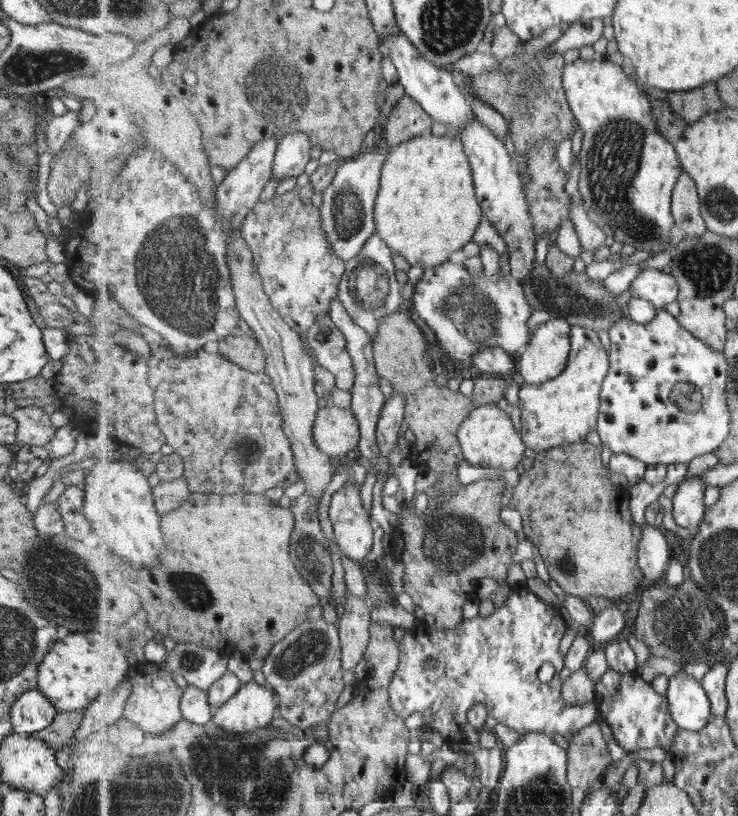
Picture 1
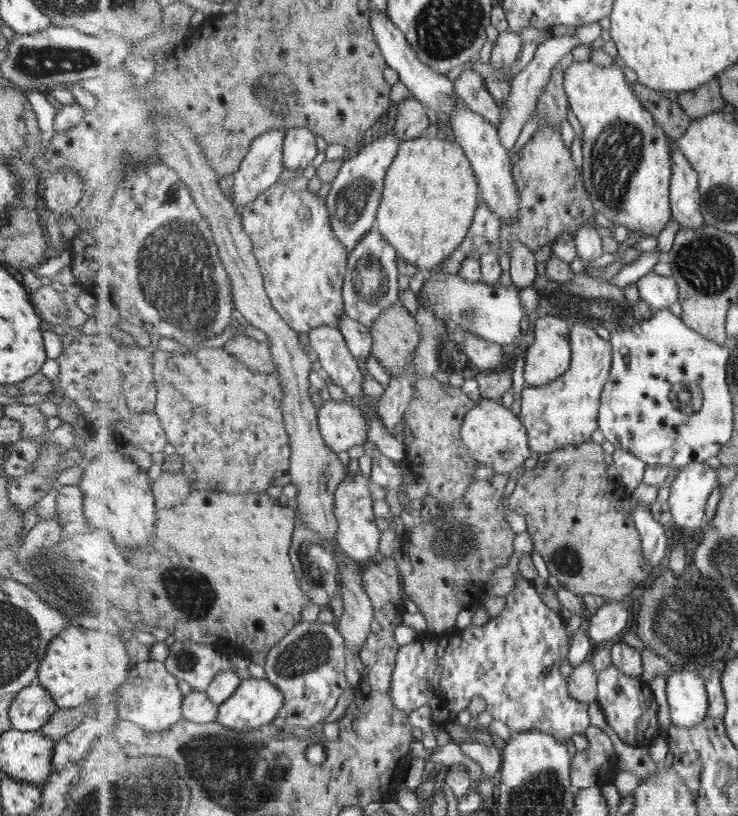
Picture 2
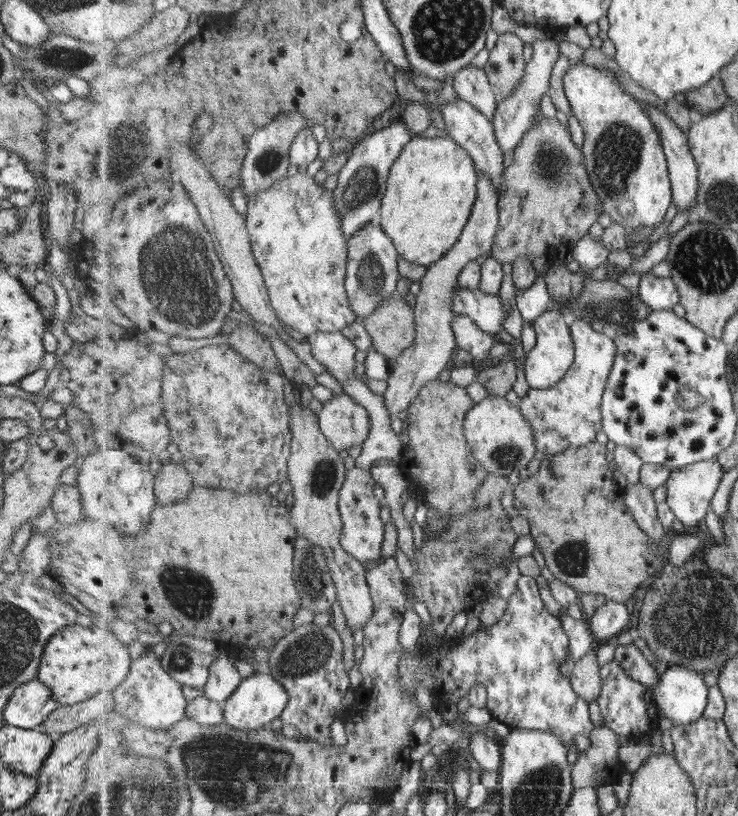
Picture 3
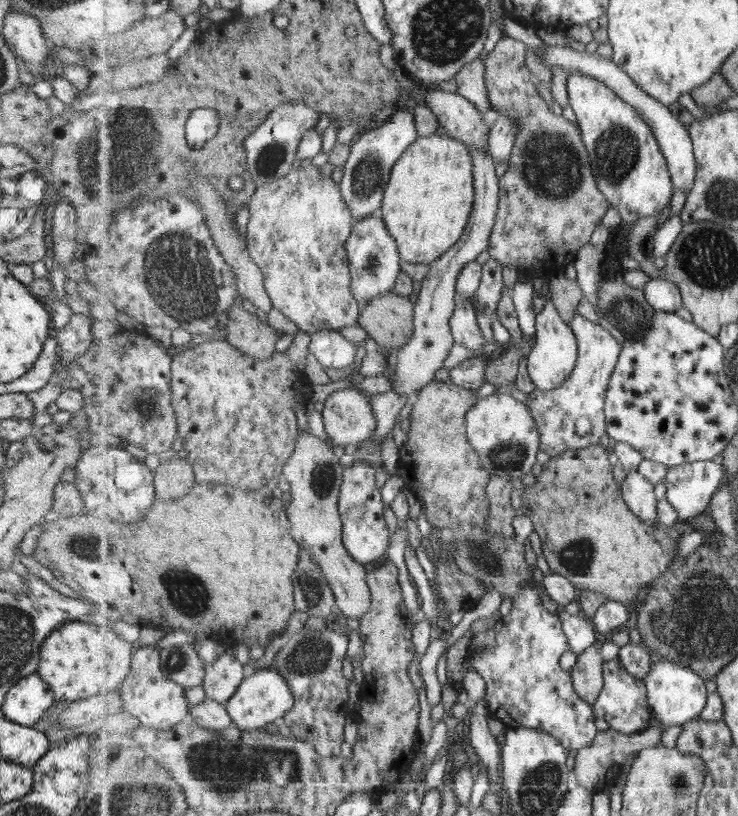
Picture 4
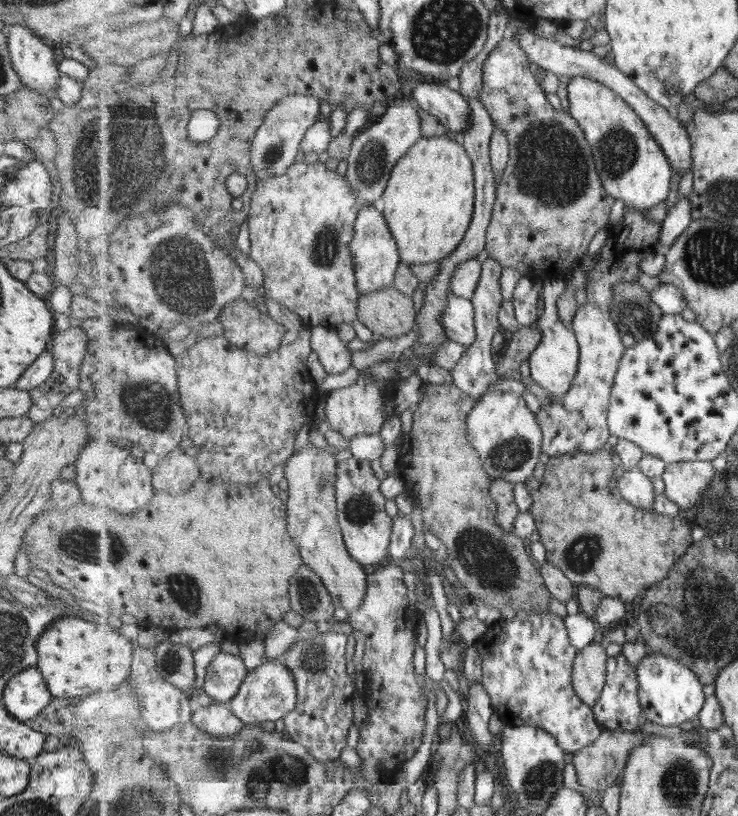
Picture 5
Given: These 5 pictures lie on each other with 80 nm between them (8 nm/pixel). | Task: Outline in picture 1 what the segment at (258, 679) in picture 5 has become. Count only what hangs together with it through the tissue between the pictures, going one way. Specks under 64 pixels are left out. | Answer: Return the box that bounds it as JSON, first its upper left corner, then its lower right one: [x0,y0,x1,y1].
[212,683,279,732]

